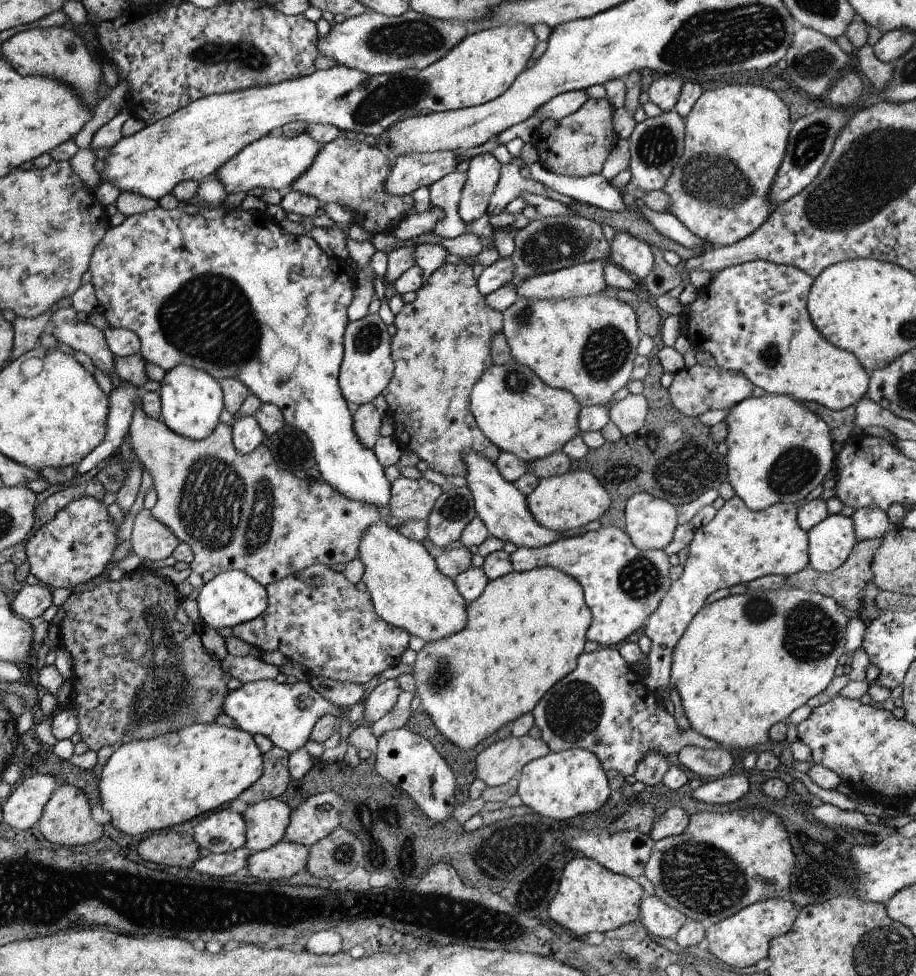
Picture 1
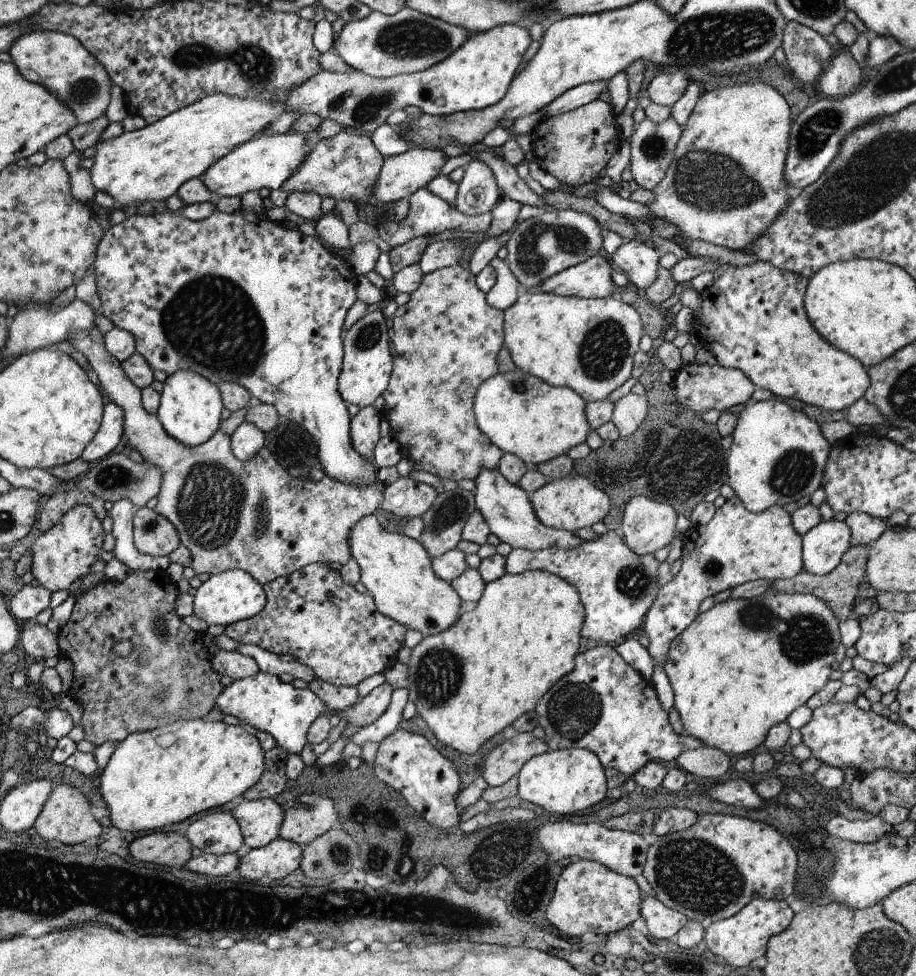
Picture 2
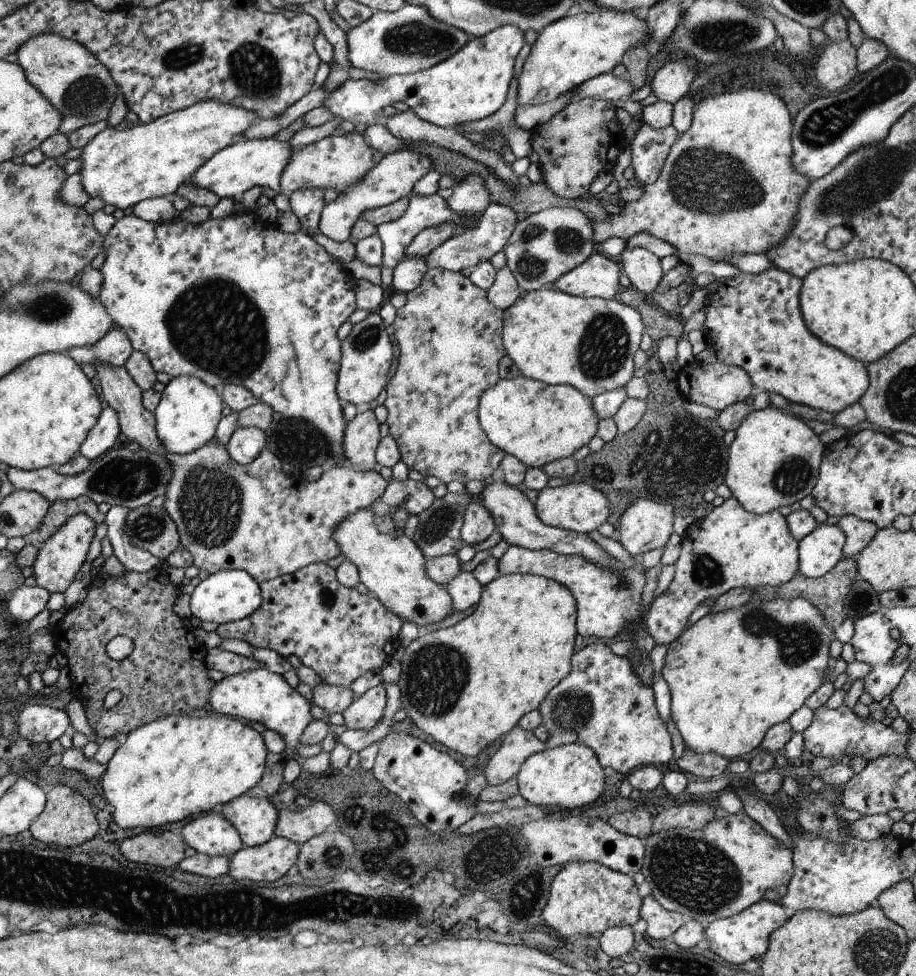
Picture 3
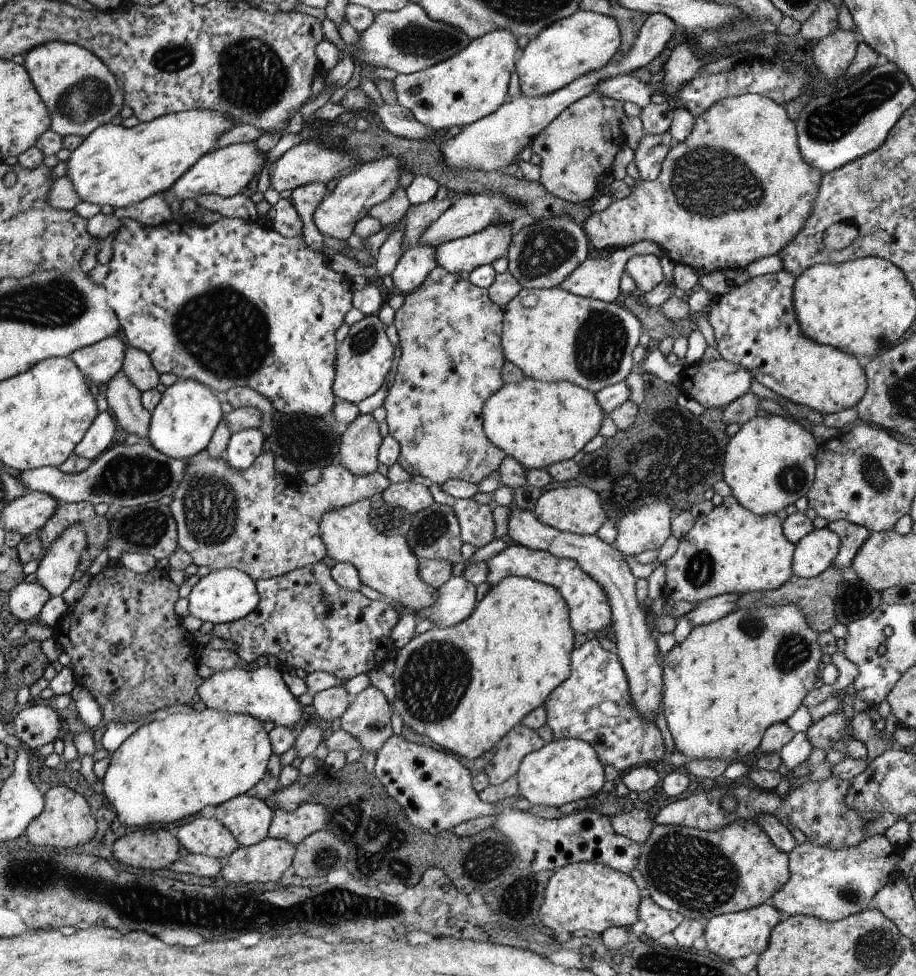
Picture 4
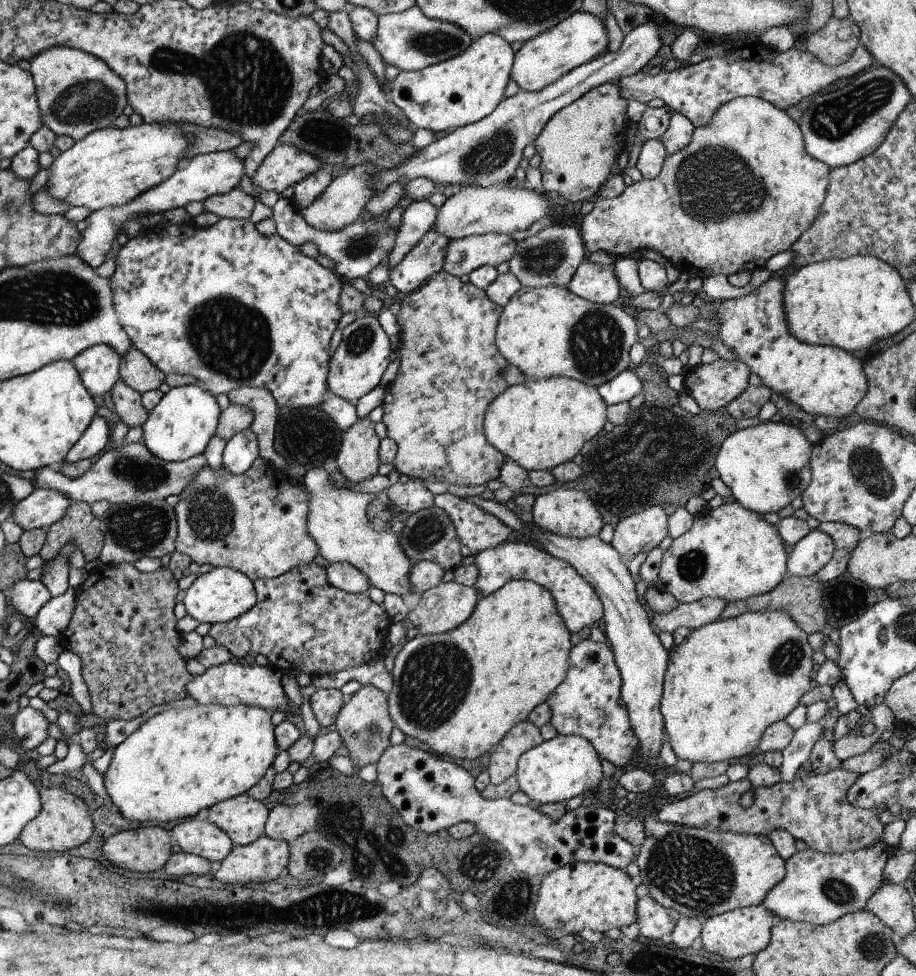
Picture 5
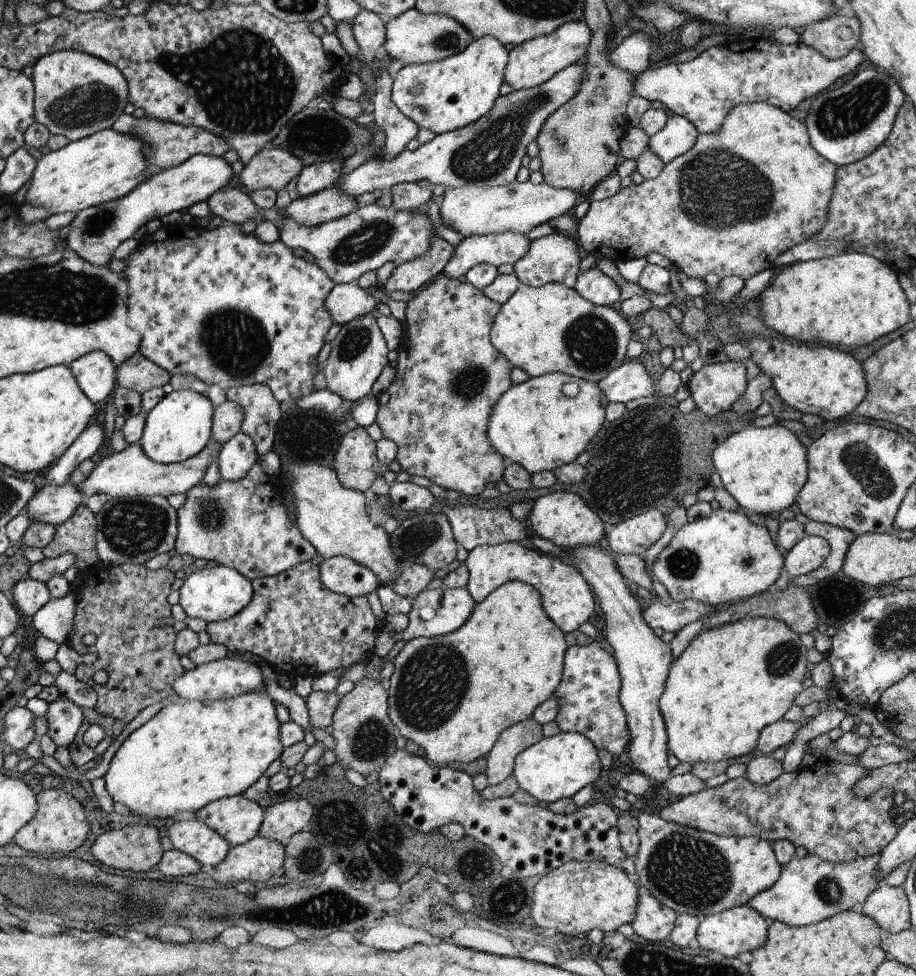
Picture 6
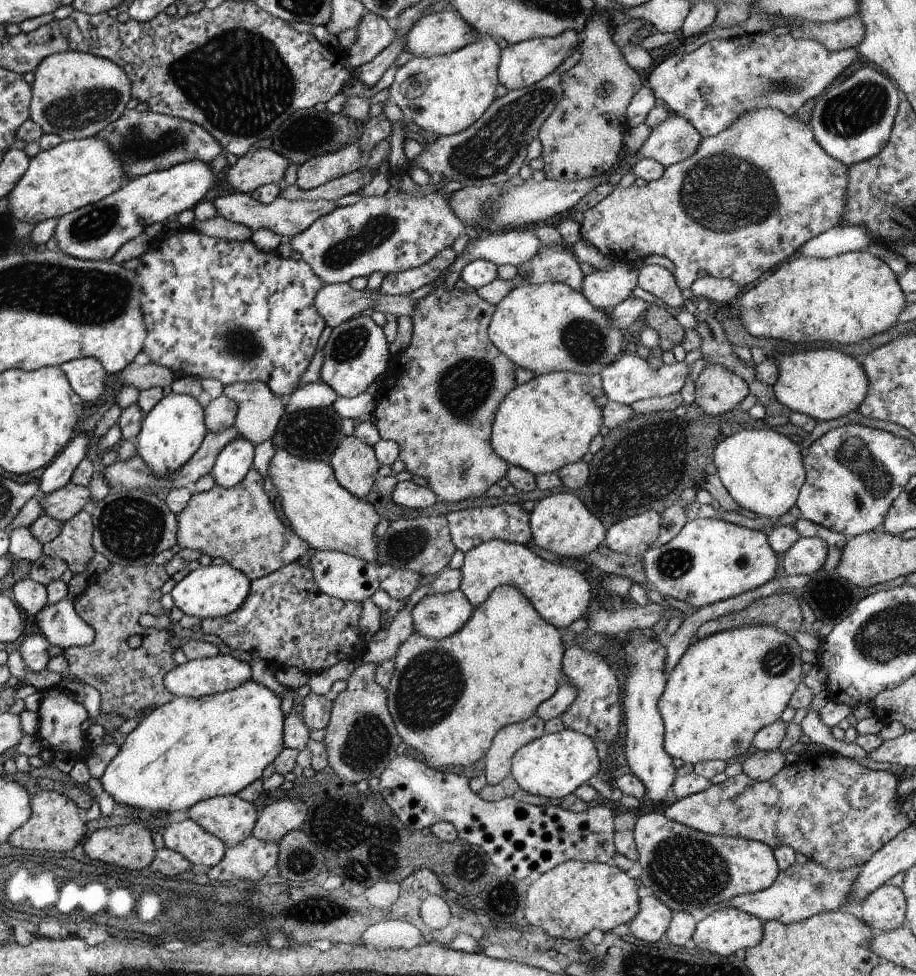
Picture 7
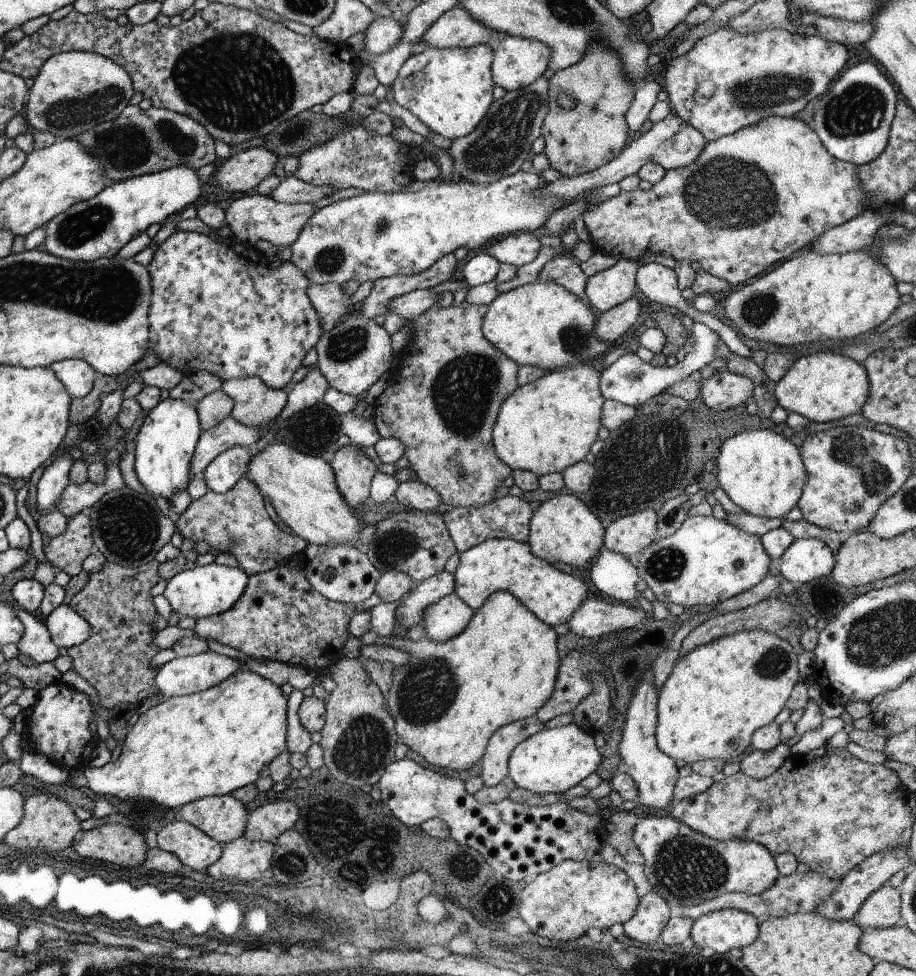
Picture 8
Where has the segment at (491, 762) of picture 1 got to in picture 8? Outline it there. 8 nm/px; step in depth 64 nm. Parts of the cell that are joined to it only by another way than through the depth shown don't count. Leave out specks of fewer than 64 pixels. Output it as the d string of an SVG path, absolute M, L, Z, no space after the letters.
M537 715L511 722L499 728L488 741L482 757L481 778L485 786L493 787L508 779L508 761L512 750L542 730L544 724Z

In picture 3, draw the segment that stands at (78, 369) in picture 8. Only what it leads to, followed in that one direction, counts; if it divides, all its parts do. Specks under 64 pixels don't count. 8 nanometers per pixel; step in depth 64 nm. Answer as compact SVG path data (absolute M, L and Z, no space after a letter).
M111 329L98 342L85 347L74 347L66 350L66 354L80 364L108 364L108 366L124 366L135 351L128 334L122 329Z

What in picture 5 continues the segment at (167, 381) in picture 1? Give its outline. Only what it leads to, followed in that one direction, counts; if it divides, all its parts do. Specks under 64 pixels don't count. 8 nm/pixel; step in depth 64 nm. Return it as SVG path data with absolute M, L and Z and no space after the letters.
M196 384L174 387L164 394L162 400L154 407L154 410L151 410L149 419L142 426L143 442L154 456L158 456L165 462L188 460L205 452L210 439L214 436L215 431L218 430L221 418L222 411L216 402L216 398L208 389Z

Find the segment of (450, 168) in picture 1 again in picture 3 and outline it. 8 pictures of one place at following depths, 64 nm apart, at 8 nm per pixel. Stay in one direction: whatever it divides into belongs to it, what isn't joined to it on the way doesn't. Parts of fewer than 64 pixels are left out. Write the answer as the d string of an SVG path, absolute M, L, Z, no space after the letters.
M405 149L393 154L384 154L372 168L372 172L364 176L364 180L360 180L360 184L352 184L348 192L342 192L334 202L328 202L324 206L322 218L319 220L320 232L337 242L348 240L352 234L352 226L366 210L389 205L400 200L402 196L410 196L414 184L431 171L432 160L428 156L422 156L420 152Z

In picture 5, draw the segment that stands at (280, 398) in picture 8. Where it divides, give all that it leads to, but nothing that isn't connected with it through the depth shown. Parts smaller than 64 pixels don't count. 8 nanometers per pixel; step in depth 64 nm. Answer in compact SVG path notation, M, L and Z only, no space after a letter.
M240 387L227 393L229 402L247 406L254 414L252 432L258 438L259 456L271 461L272 468L286 474L286 460L274 450L275 426L278 424L280 408L266 388Z

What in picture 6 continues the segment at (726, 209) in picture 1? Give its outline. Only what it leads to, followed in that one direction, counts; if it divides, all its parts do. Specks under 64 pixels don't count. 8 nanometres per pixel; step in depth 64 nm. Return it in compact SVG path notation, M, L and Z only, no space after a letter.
M744 102L744 104L738 104L736 108L732 108L726 114L724 122L720 124L720 128L716 132L698 134L698 138L696 138L692 148L682 154L682 156L674 158L672 162L664 164L662 172L655 179L644 180L641 184L632 183L625 188L620 187L620 192L617 192L614 196L604 200L591 201L586 215L578 220L579 226L576 238L583 255L587 255L590 252L590 254L600 254L605 258L618 262L620 260L645 257L649 252L659 252L678 268L683 277L704 278L706 274L712 272L721 279L730 276L740 276L742 280L746 281L758 274L758 272L762 272L762 270L773 269L774 260L779 258L782 252L790 250L794 245L803 243L810 236L814 236L816 232L820 232L820 228L824 226L824 220L828 218L828 202L830 202L832 192L834 192L836 170L838 168L837 164L828 162L818 152L814 152L804 123L793 119L790 114L771 104Z

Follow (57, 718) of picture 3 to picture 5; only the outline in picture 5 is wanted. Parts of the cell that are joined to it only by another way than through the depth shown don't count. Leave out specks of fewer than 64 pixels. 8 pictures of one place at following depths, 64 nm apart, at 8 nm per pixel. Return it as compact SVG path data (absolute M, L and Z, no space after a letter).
M32 707L20 708L13 717L12 735L22 750L35 750L47 738L50 722L45 715Z

